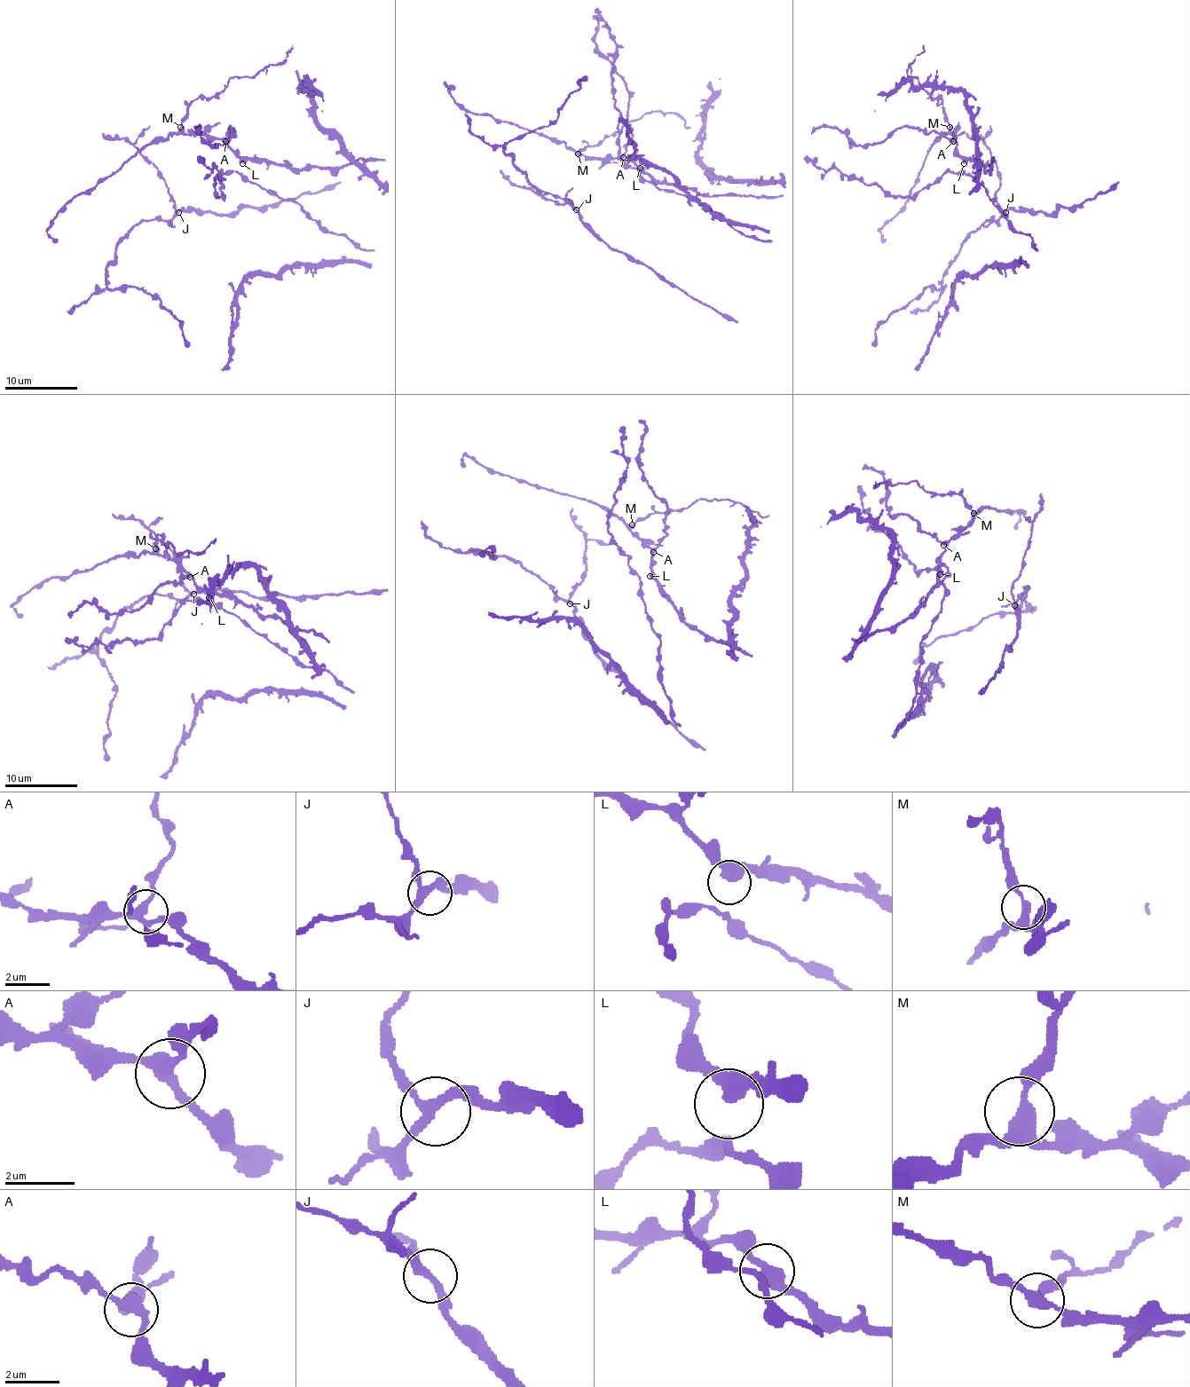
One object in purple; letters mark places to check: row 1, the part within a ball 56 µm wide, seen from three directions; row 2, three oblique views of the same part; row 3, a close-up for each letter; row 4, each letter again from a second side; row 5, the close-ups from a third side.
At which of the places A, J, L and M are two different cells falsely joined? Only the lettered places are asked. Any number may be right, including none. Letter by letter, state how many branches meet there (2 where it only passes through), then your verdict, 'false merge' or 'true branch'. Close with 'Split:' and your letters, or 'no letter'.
A: 3 | true branch
J: 3 | true branch
L: 3 | true branch
M: 3 | true branch
Split: no letter

